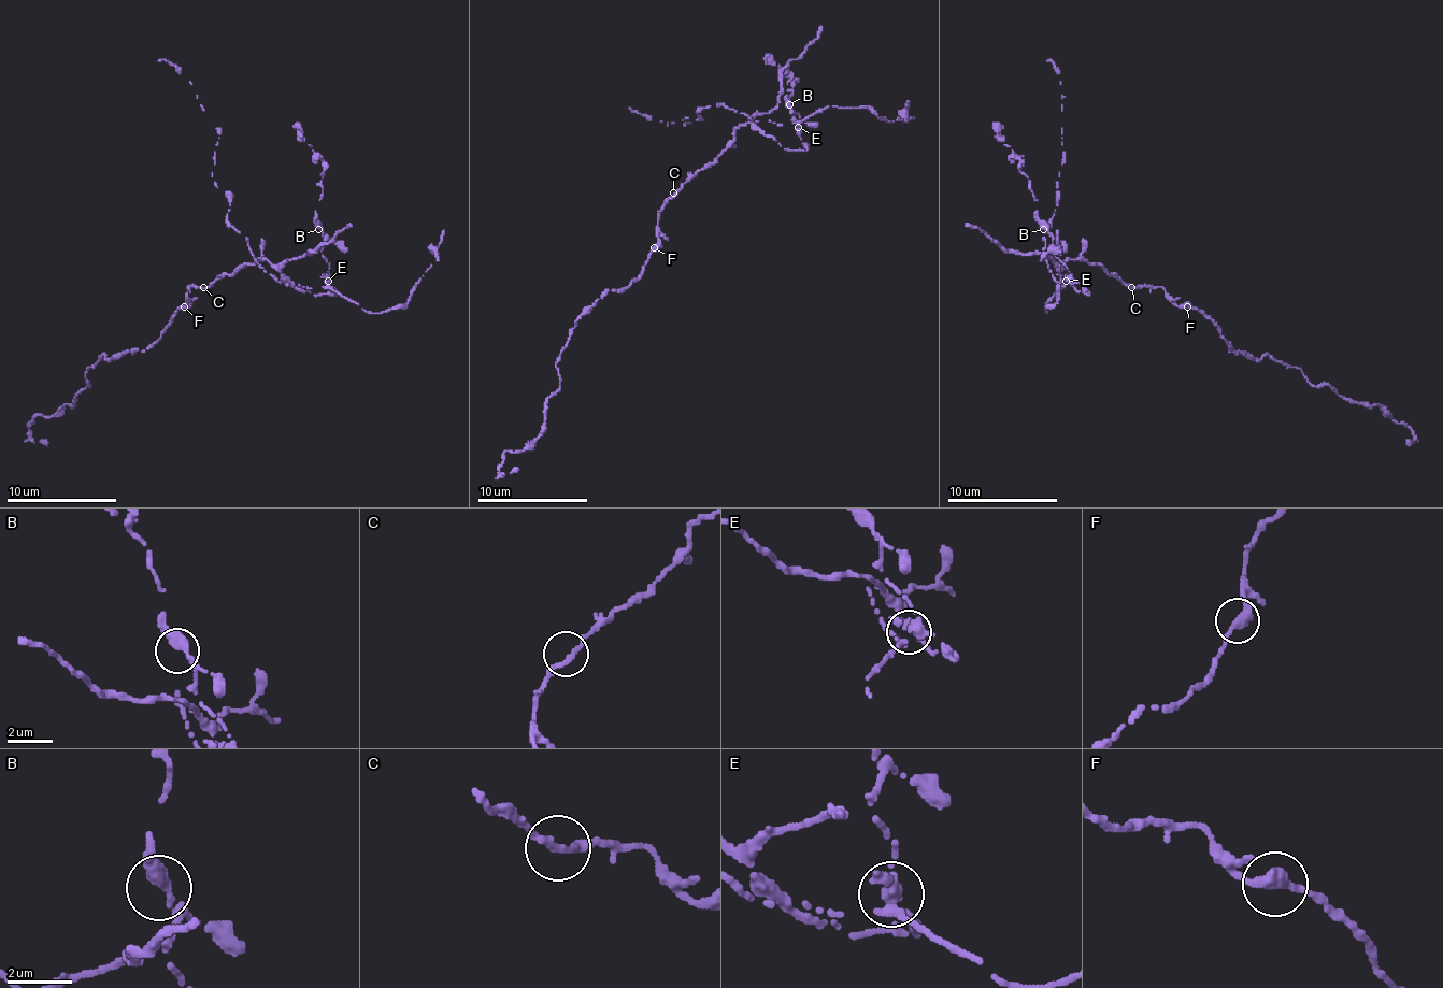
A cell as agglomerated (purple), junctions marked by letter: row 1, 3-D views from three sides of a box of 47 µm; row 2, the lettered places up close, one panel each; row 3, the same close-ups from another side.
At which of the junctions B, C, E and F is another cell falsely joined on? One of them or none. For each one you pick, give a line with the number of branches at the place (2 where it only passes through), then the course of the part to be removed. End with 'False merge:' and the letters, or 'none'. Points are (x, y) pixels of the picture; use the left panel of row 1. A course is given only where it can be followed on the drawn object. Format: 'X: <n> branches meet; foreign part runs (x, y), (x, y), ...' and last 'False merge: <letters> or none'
E: 2 branches meet; foreign part runs (327, 282), (286, 285), (255, 260), (228, 222), (230, 197), (211, 177), (219, 130), (179, 70), (159, 61)
False merge: E

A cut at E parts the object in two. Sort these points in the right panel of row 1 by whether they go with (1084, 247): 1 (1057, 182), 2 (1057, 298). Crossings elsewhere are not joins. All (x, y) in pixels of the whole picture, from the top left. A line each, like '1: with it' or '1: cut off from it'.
1: cut off from it
2: cut off from it

